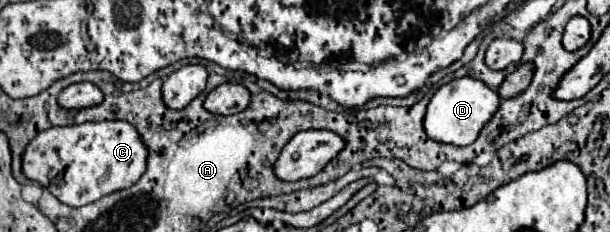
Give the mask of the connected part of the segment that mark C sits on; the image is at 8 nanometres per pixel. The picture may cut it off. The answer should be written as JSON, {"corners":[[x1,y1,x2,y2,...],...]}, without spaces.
{"corners":[[124,120,48,128,26,146,22,158,24,176,40,182,68,206,86,206,106,194,130,188,146,172,146,166,148,148,138,130]]}

